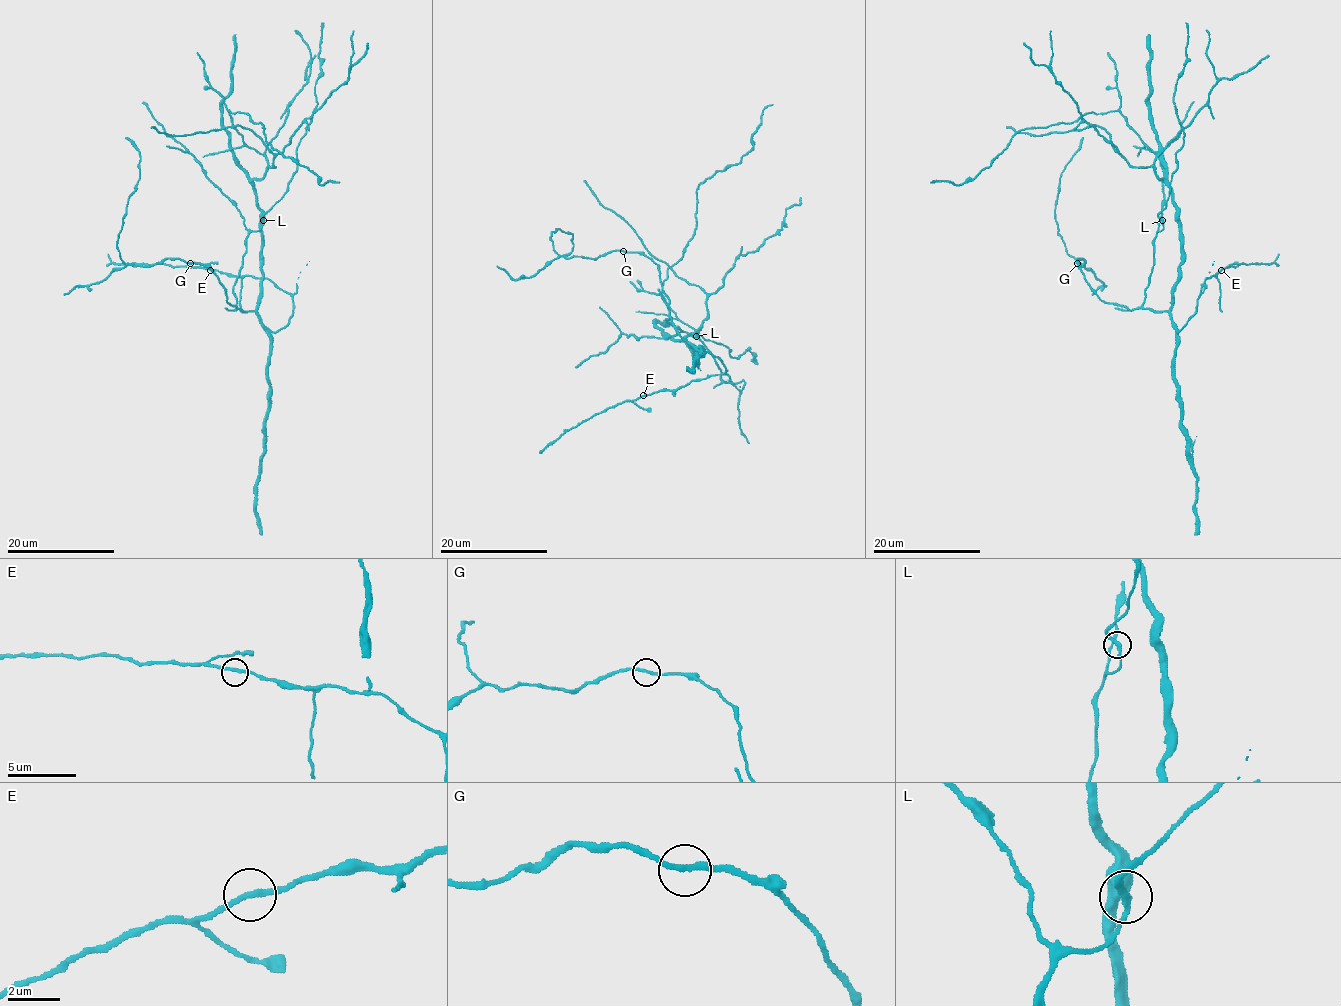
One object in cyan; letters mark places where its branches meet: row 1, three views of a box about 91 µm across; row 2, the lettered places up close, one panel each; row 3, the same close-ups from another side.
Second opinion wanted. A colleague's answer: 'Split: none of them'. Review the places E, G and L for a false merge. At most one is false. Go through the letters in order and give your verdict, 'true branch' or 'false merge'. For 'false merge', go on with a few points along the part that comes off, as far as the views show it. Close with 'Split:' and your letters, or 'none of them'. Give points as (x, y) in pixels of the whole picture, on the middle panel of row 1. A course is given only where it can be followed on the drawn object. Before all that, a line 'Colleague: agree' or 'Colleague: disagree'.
Colleague: agree
E: true branch
G: true branch
L: true branch
Split: none of them

